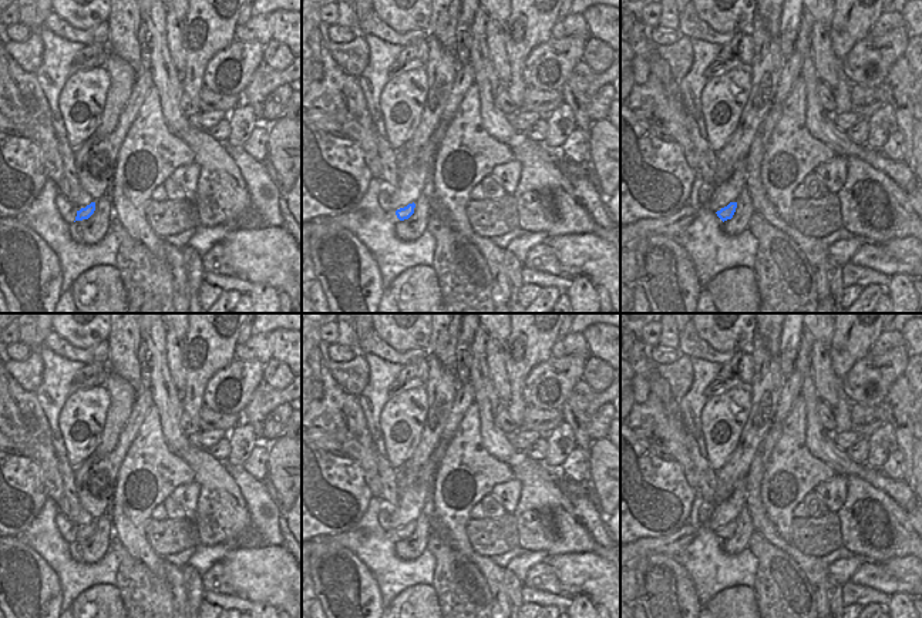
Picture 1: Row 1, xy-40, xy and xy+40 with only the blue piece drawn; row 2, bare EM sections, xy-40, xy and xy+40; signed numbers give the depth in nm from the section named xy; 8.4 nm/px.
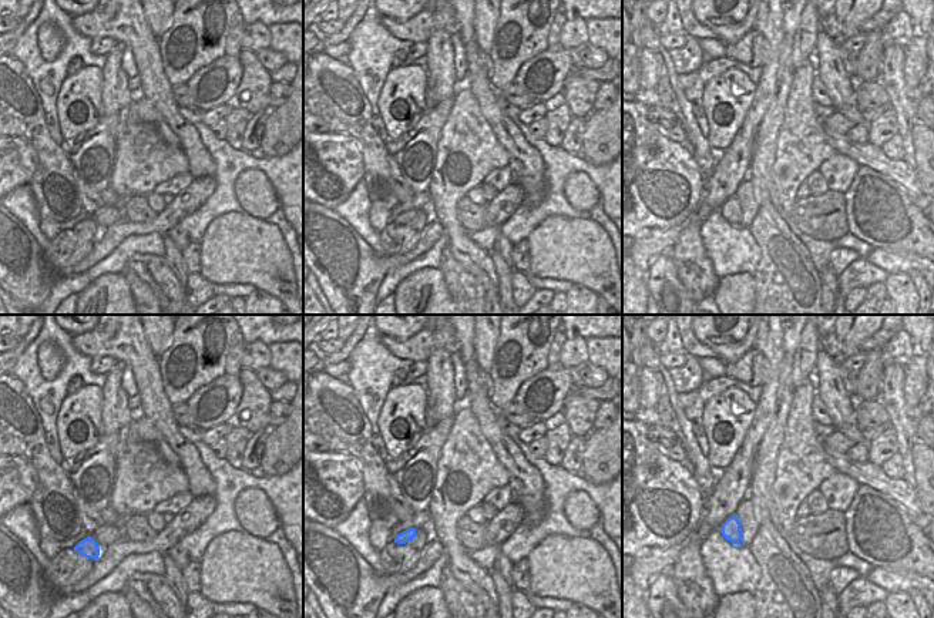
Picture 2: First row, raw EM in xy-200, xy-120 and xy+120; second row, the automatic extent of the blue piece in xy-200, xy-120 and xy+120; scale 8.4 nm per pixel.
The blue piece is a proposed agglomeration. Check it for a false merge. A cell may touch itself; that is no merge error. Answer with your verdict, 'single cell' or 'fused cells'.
fused cells

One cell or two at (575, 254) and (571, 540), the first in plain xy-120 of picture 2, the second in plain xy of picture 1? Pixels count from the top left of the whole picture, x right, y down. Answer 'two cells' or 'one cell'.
two cells

